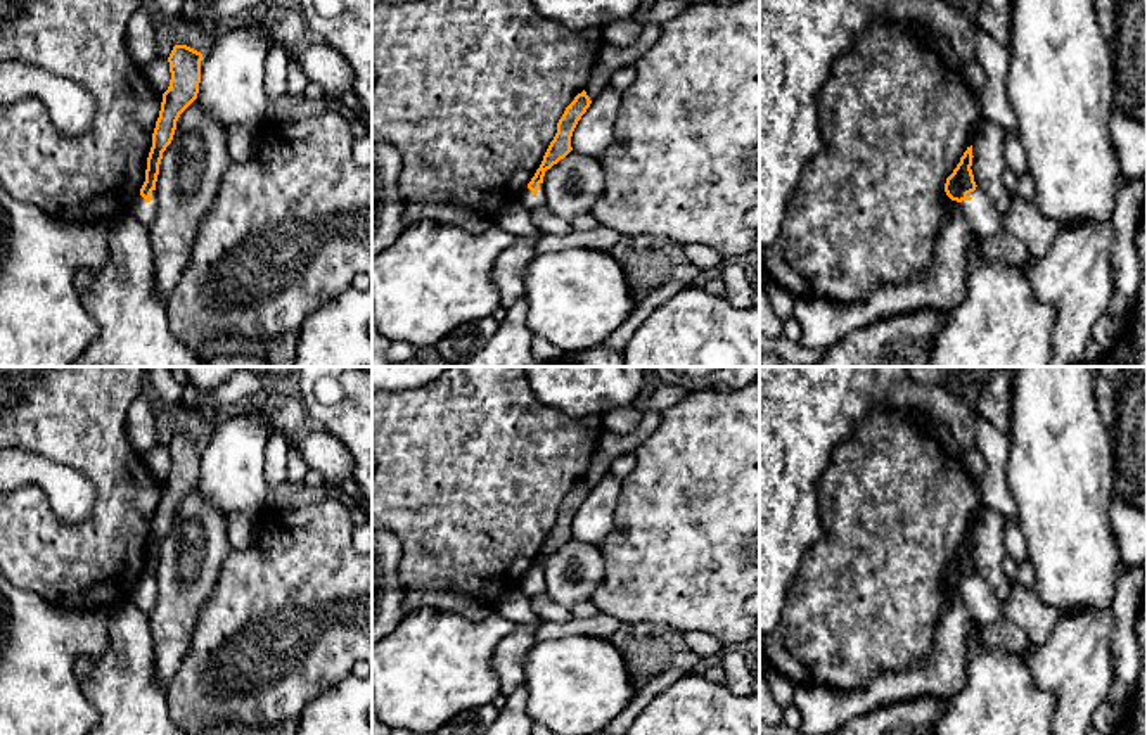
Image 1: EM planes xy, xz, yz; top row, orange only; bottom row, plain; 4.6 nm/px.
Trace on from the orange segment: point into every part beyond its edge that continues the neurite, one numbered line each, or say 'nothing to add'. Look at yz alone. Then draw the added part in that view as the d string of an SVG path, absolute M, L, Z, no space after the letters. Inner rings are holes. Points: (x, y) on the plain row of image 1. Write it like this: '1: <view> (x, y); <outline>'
1: yz (981, 602); M976 574L976 578L967 583L972 586L958 591L979 626L991 624L1003 616L1003 604L995 597L981 574Z

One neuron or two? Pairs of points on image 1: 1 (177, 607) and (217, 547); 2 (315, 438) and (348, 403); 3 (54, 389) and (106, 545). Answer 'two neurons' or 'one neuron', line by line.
1: one neuron
2: two neurons
3: one neuron

